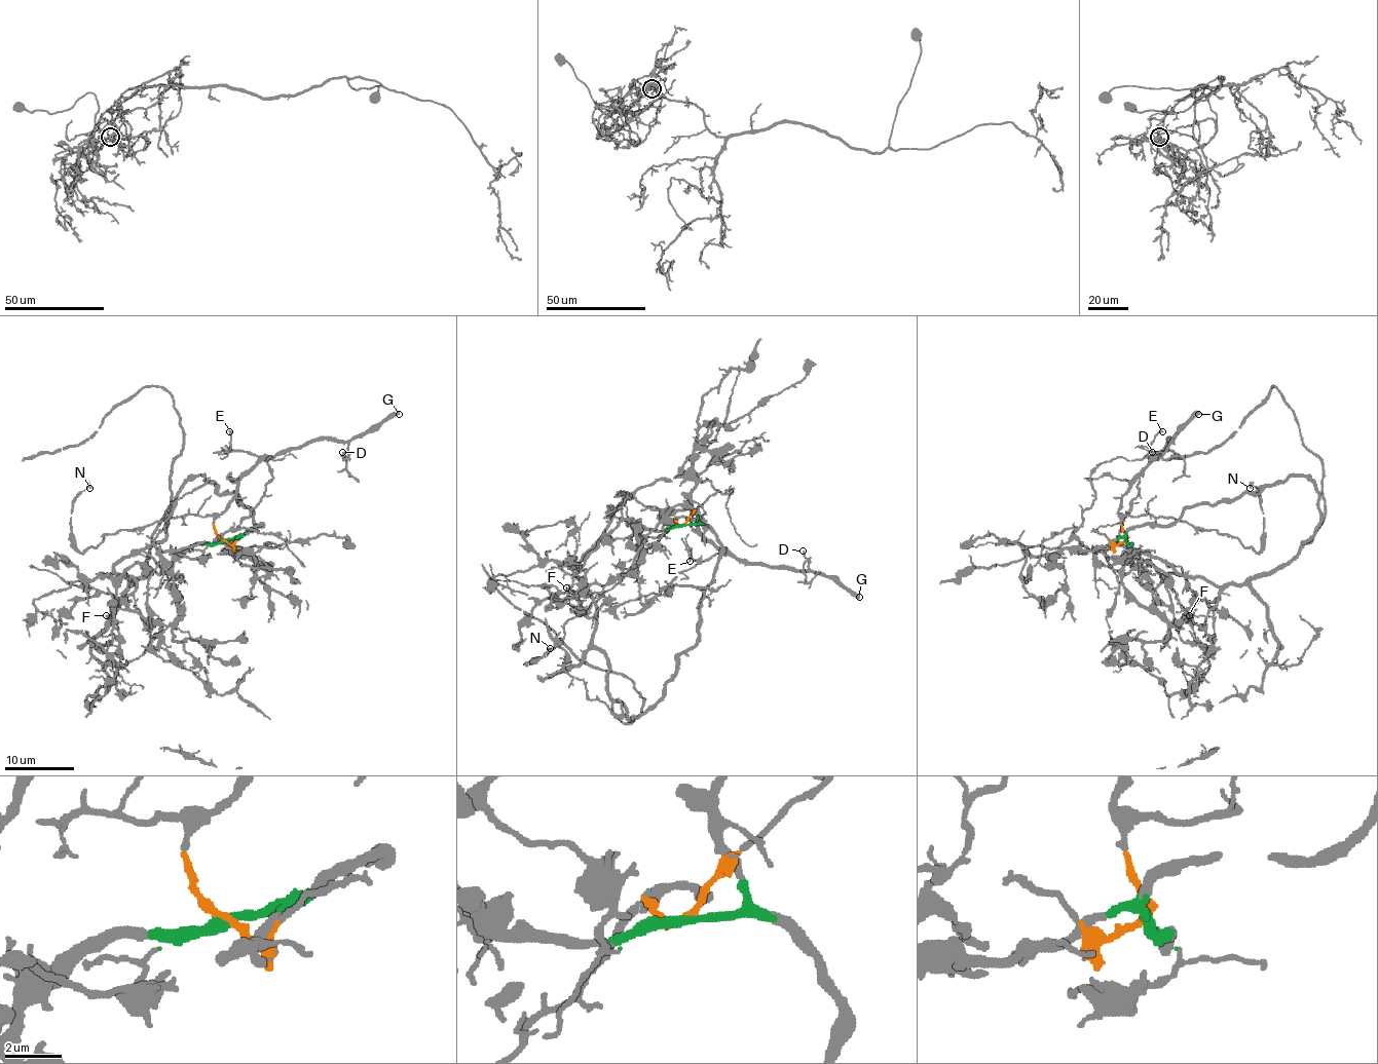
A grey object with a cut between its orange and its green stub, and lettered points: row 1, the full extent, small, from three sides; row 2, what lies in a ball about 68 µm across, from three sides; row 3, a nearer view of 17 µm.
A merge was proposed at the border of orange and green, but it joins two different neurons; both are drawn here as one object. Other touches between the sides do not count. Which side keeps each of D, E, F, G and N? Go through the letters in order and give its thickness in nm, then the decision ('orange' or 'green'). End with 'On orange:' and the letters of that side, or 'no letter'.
D: 140 nm thick; orange
E: 180 nm thick; orange
F: 140 nm thick; green
G: 480 nm thick; orange
N: 180 nm thick; orange
On orange: D, E, G, N

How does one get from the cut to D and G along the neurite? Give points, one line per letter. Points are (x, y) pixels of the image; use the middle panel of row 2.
D: (684, 525), (674, 520), (686, 518), (722, 550), (750, 563), (806, 569), (808, 563), (803, 550)
G: (684, 525), (674, 520), (686, 518), (722, 550), (750, 563), (811, 569), (833, 576), (859, 597)

